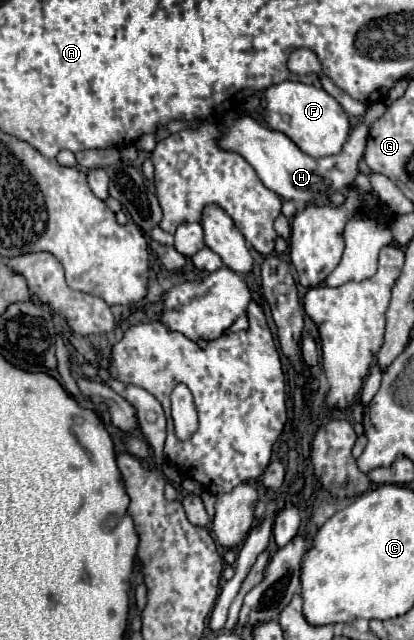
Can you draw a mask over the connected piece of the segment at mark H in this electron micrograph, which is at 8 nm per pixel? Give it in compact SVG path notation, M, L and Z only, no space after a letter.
M382 102L370 104L366 108L362 122L352 130L352 136L346 140L342 152L334 154L334 156L312 158L312 156L304 154L286 134L270 130L268 126L258 124L250 116L238 116L238 114L228 114L224 118L228 130L220 138L220 146L224 150L234 150L234 152L242 154L256 170L262 184L266 188L270 188L272 192L276 192L280 198L292 200L292 202L302 202L302 204L306 204L306 202L328 204L328 198L334 192L344 190L354 182L354 178L358 174L358 162L364 154L370 124L374 120L378 120L384 112L386 112L386 104L382 104Z

